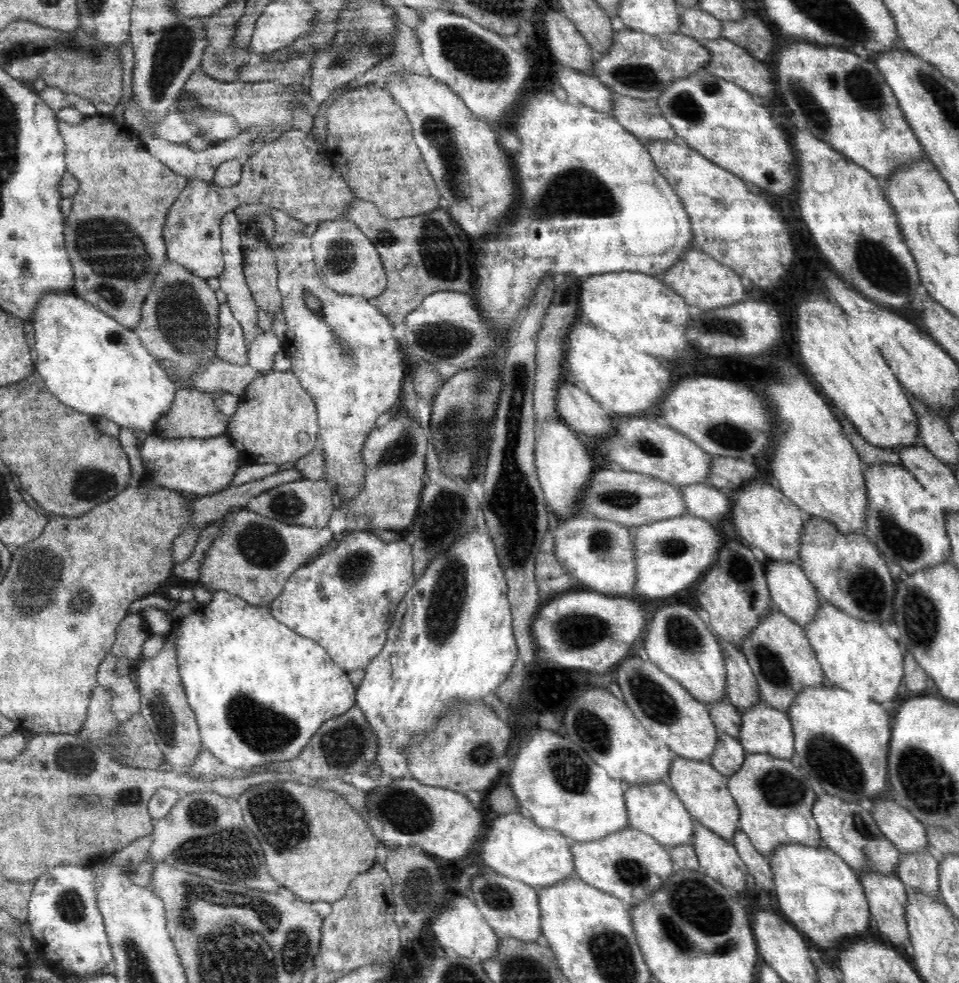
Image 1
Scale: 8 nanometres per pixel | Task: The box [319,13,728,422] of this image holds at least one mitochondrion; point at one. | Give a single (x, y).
(476, 56)

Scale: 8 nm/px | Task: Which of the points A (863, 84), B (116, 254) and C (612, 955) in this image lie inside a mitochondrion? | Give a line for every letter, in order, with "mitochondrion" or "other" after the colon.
A: mitochondrion
B: mitochondrion
C: mitochondrion

